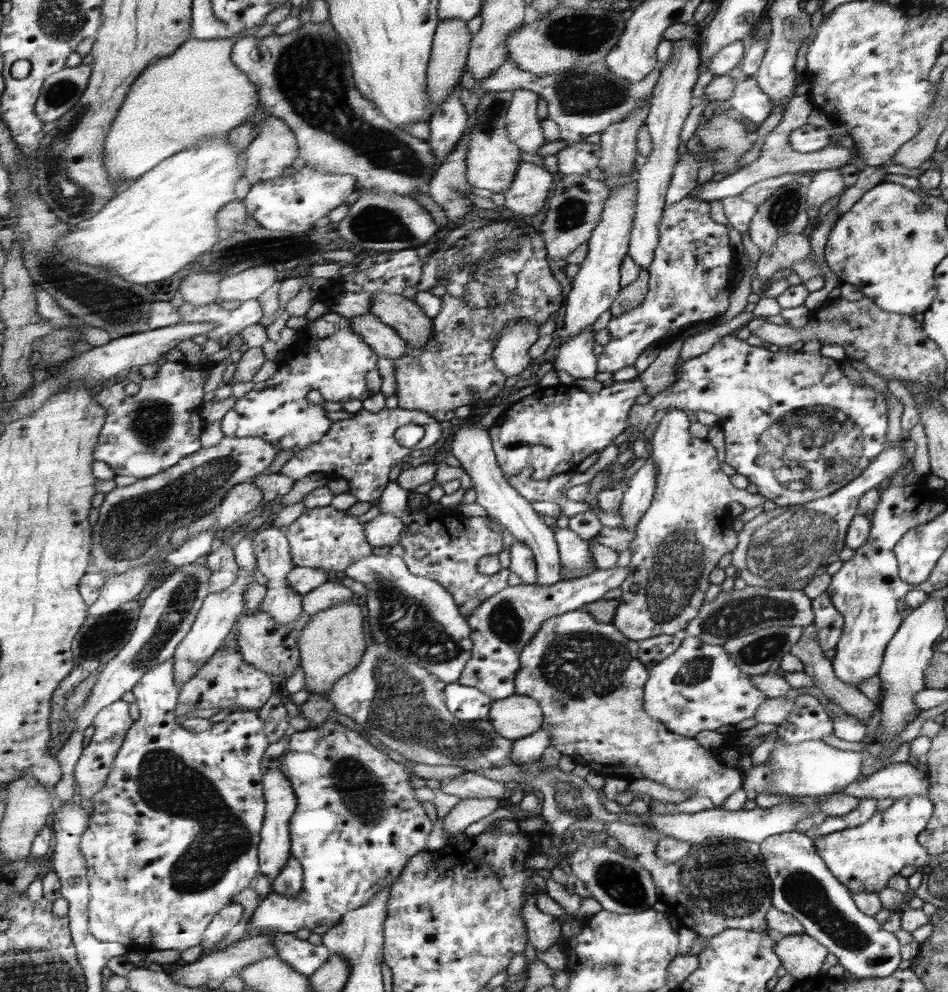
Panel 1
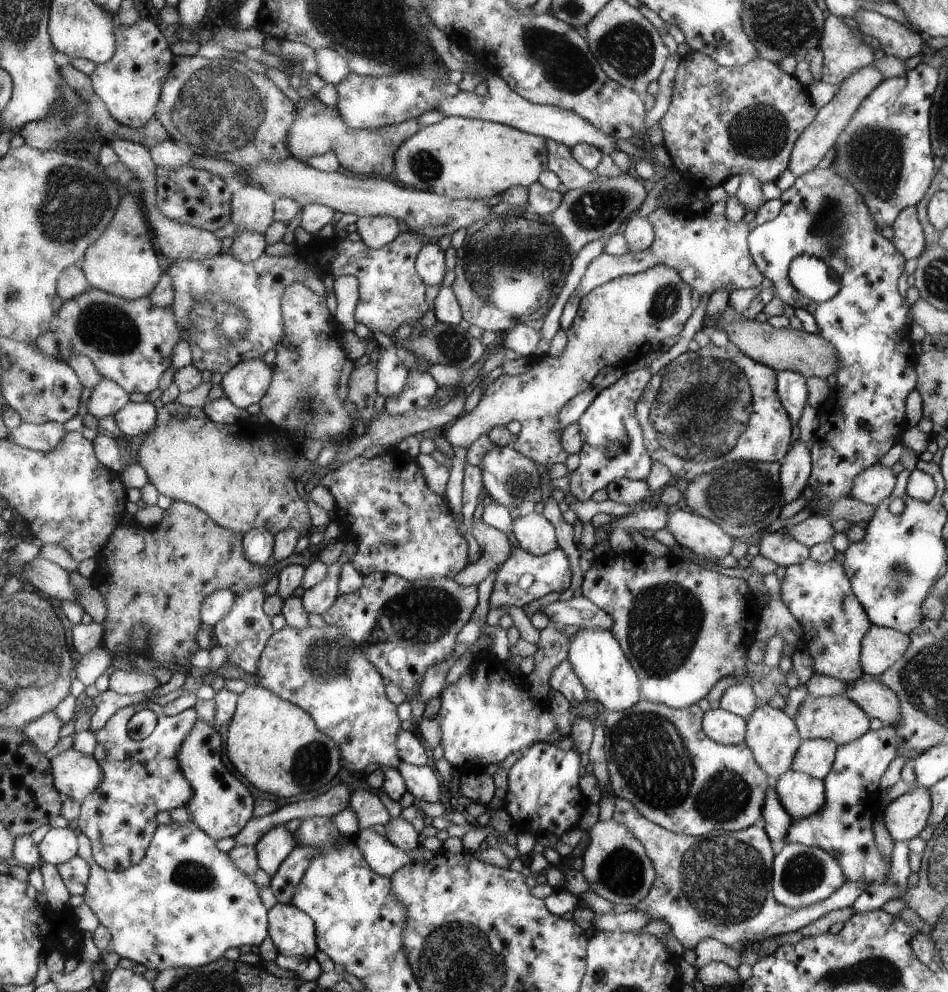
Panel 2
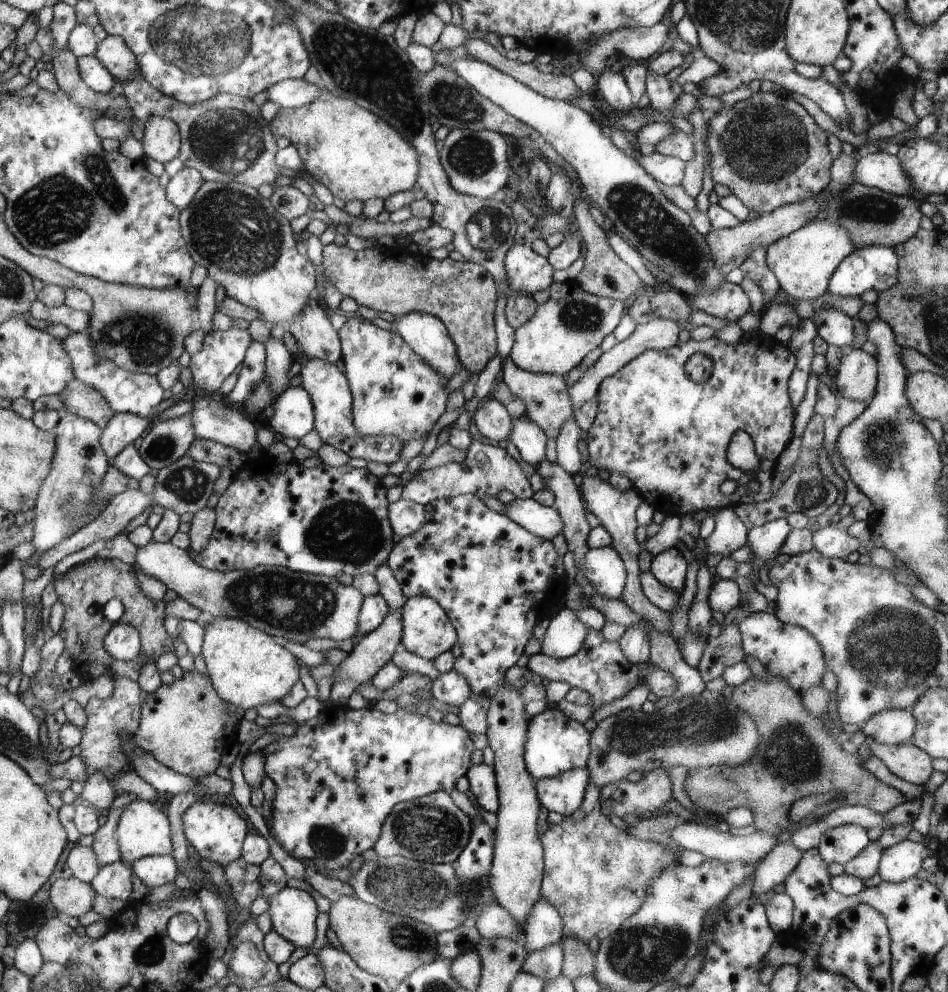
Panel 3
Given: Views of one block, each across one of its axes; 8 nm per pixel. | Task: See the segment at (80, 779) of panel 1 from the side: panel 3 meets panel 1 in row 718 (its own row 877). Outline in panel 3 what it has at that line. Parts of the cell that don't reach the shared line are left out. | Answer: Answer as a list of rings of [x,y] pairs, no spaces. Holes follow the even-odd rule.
[[[114,862],[101,868],[90,885],[96,893],[123,907],[132,893],[132,872],[124,862]]]

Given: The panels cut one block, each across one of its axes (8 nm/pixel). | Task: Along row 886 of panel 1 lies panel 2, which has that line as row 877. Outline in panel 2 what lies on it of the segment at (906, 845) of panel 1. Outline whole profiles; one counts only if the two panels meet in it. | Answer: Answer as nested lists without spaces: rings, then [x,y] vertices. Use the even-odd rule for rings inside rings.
[[[884,726],[876,731],[870,730],[853,740],[838,746],[835,752],[834,766],[831,768],[826,780],[826,804],[824,808],[814,815],[802,819],[792,819],[792,824],[786,831],[786,842],[802,843],[809,847],[820,847],[822,850],[833,854],[842,865],[847,882],[866,884],[882,884],[890,872],[890,862],[883,856],[882,850],[876,846],[874,837],[874,815],[881,811],[880,778],[894,758],[898,756],[897,742],[900,741],[895,728]]]

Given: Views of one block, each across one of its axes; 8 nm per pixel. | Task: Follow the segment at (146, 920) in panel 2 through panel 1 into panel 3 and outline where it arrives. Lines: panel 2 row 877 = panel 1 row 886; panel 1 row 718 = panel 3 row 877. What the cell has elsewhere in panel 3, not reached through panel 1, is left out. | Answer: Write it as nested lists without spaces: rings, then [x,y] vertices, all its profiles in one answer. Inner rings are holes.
[[[152,855],[132,863],[135,876],[148,888],[156,888],[173,882],[177,877],[177,865],[172,856]],[[242,858],[234,860],[234,862],[226,864],[222,868],[228,879],[232,898],[240,908],[248,911],[250,904],[260,896],[261,869],[259,866],[248,864]]]

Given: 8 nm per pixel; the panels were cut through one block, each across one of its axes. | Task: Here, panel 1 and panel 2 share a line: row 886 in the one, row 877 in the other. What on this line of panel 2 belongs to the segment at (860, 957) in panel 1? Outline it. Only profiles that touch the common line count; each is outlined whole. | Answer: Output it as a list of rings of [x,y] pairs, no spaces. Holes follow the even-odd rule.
[[[786,842],[774,858],[773,869],[771,885],[775,899],[780,904],[794,908],[822,902],[847,882],[839,859],[820,847],[809,847],[802,843]]]

